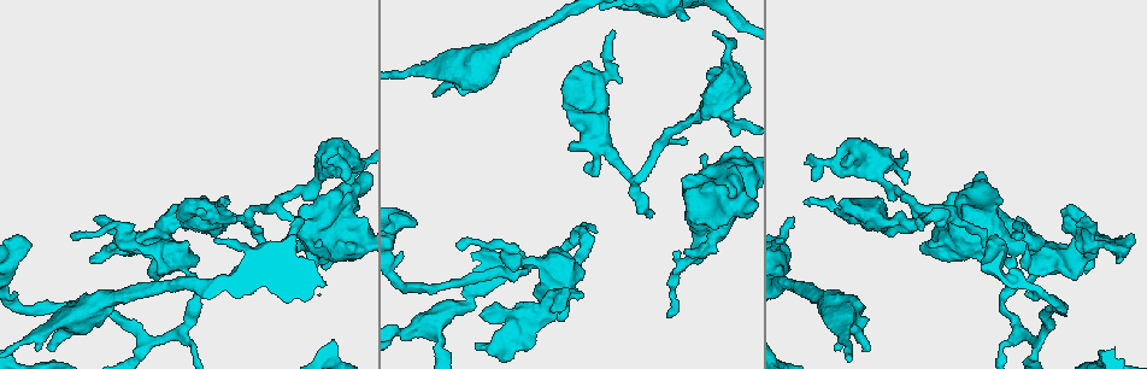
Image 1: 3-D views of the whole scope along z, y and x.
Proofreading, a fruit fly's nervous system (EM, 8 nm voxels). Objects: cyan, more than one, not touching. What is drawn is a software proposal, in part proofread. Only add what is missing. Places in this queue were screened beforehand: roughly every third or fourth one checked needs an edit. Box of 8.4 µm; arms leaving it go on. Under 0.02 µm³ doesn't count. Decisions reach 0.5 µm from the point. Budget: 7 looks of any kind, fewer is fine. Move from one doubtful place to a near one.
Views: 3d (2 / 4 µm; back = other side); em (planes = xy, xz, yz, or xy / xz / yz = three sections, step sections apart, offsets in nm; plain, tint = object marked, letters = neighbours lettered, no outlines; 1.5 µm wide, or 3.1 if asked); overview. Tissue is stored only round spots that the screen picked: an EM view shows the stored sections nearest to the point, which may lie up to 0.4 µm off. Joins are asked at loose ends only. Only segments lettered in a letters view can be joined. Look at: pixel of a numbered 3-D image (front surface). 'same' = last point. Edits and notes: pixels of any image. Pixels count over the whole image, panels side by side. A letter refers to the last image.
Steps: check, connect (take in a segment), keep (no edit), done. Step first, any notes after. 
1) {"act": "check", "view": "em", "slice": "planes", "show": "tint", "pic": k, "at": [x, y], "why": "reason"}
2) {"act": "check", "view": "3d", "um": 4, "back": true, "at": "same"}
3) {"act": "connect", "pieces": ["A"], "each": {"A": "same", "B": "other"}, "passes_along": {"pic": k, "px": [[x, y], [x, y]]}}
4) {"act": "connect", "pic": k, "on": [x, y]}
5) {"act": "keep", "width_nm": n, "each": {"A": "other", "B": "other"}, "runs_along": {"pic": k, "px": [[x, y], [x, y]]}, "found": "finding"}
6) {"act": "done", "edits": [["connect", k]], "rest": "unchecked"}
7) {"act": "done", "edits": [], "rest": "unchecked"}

{"act": "check", "view": "3d", "um": 4, "pic": 1, "at": [645, 212], "why": "tapers out"}

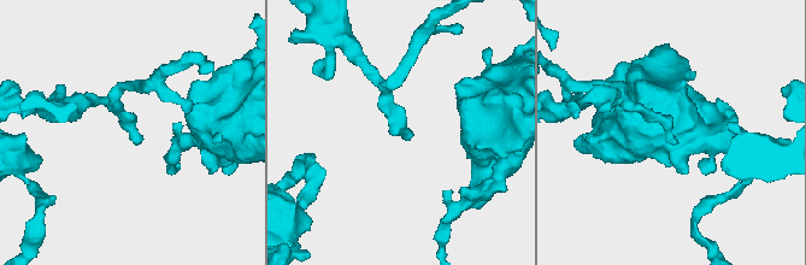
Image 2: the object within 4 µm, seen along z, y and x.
{"act": "check", "view": "em", "slice": "planes", "show": "tint", "pic": 2, "at": [404, 137], "why": "shape alone is not enough"}

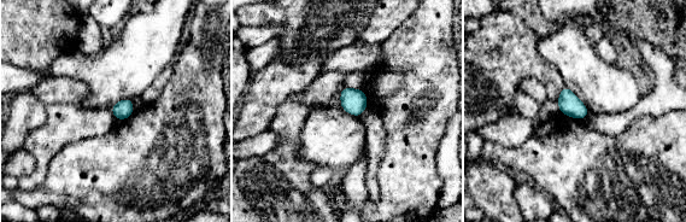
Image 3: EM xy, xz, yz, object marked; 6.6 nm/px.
{"act": "check", "view": "em", "slice": "planes", "show": "letters", "at": "same"}

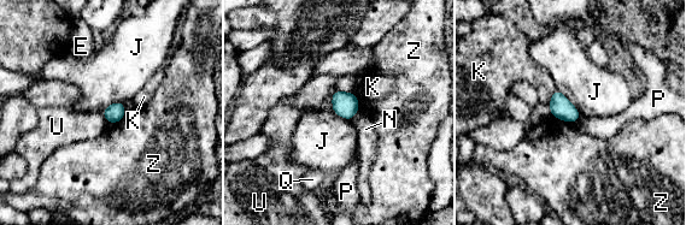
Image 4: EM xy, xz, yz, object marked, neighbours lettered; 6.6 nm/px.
{"act": "keep", "width_nm": 120, "each": {"E": "other", "J": "other", "K": "other", "N": "other", "P": "other", "Q": "other", "U": "other", "Z": "other"}, "border": {"pic": 4, "px": [[556, 88], [580, 114]]}, "found": "no lettered segment goes on from it"}

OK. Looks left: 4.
{"act": "check", "view": "em", "slice": "xz", "step": 8, "show": "letters", "pic": 1, "at": [228, 200]}

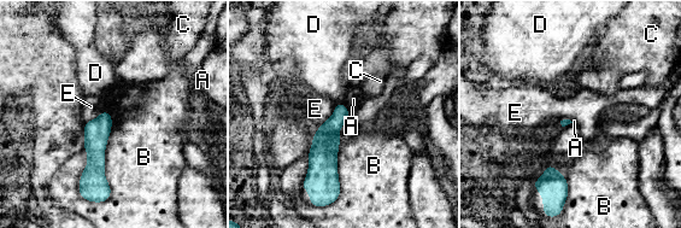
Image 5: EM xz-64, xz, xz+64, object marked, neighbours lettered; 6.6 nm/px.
{"act": "check", "view": "em", "slice": "yz", "step": 8, "show": "letters", "at": "same"}

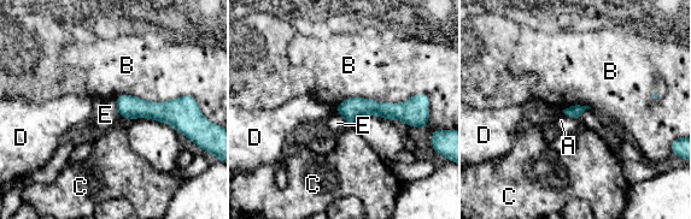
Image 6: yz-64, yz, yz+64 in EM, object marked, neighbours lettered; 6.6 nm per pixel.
{"act": "keep", "each": {"A": "other", "B": "other", "C": "other", "D": "other", "E": "other"}, "border": {"pic": 6, "px": [[426, 93], [338, 105]]}, "found": "none of them fits"}

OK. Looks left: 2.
{"act": "check", "view": "em", "slice": "xz", "step": 8, "show": "letters", "pic": 1, "at": [458, 249], "why": "tapers out"}

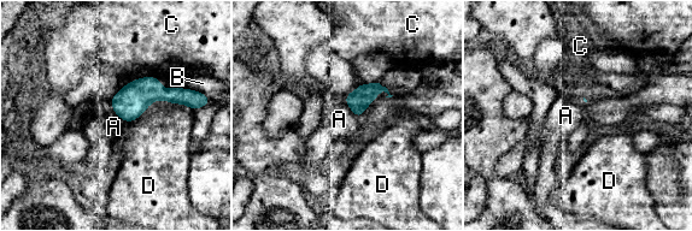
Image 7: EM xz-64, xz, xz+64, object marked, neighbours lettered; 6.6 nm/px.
{"act": "keep", "each": {"A": "other", "B": "other", "C": "other", "D": "other"}, "border": {"pic": 7, "px": [[151, 102], [138, 117], [128, 123]]}, "found": "no lettered segment goes on from it"}

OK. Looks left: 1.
{"act": "done", "edits": [], "rest": "unchecked"}

